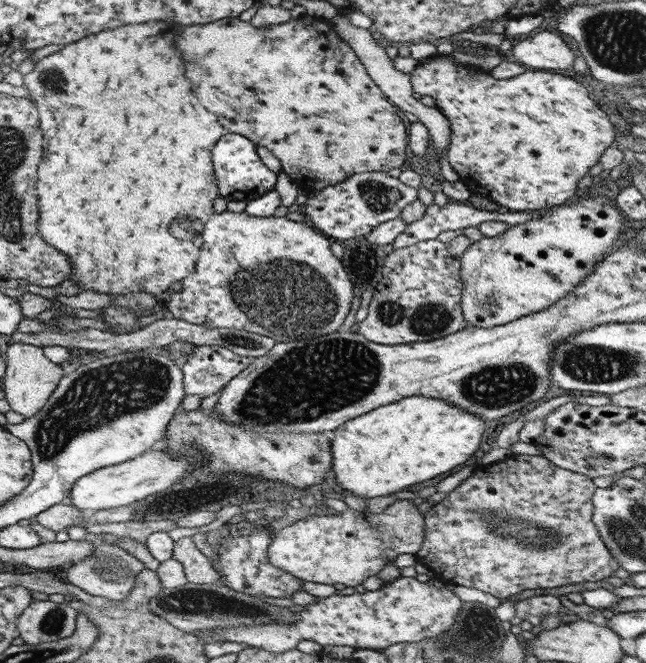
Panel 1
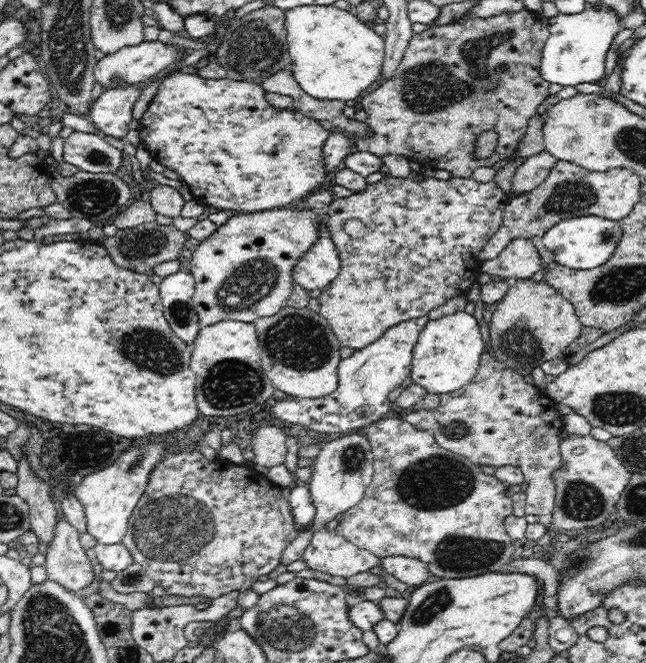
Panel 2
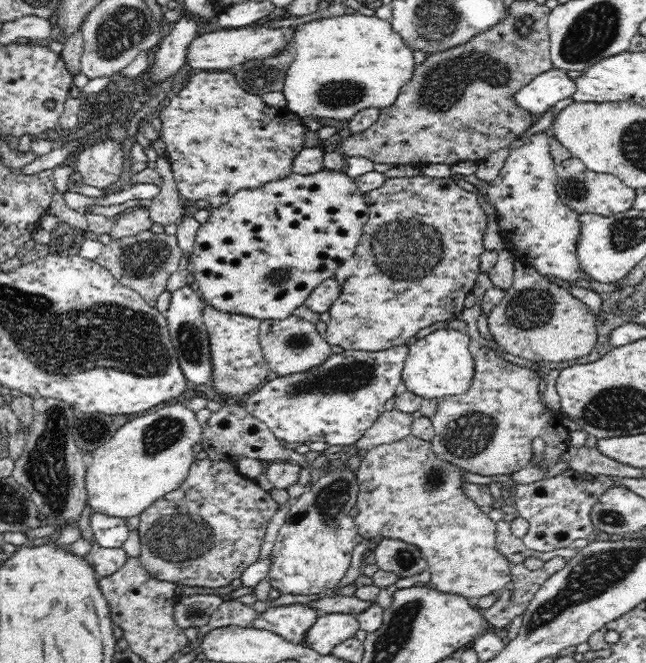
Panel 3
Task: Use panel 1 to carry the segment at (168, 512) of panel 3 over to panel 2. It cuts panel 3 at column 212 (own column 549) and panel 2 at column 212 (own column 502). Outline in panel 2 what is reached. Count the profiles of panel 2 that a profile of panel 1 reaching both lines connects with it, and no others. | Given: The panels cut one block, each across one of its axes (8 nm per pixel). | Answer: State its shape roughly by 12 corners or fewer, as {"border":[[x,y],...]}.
{"border":[[190,450],[121,544],[167,594],[250,588],[297,538],[282,488]]}

